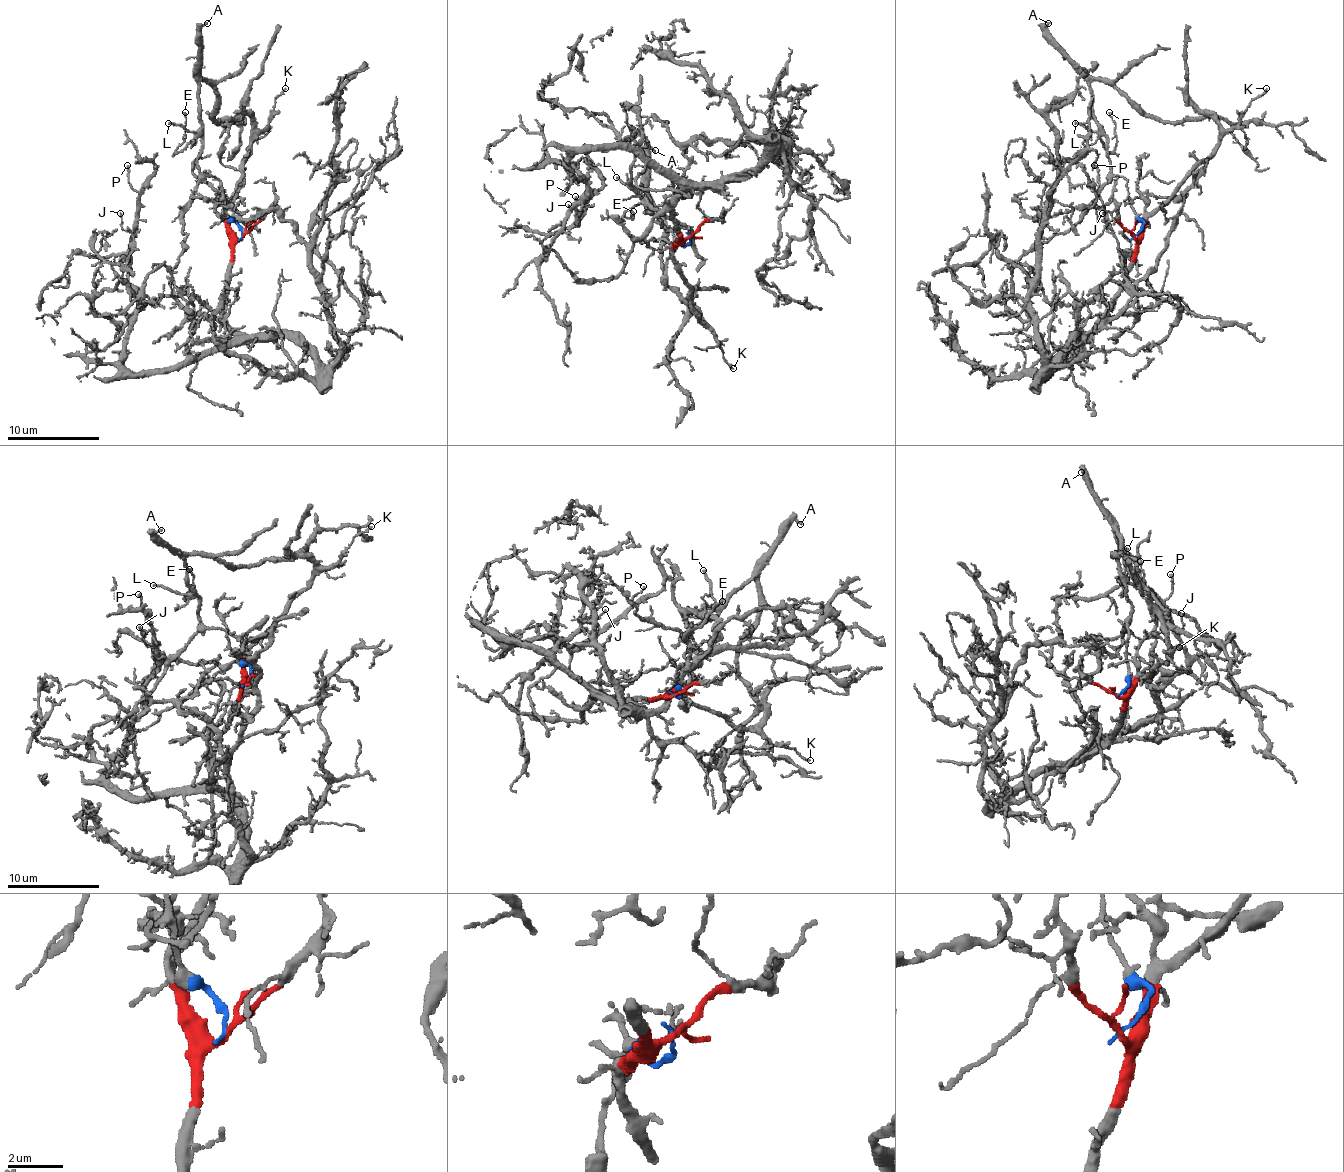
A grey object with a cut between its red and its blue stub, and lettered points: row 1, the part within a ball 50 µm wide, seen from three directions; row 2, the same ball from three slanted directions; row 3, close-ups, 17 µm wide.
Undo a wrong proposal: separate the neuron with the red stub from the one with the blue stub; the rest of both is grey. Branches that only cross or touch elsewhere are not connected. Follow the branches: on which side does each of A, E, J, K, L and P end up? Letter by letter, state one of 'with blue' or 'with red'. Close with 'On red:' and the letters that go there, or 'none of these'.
A: with blue
E: with blue
J: with red
K: with red
L: with blue
P: with red
On red: J, K, P

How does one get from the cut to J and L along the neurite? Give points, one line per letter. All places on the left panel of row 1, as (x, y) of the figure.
J: (242, 237), (228, 288), (233, 337), (184, 367), (129, 373), (119, 360), (138, 293), (119, 212)
L: (242, 237), (235, 221), (226, 212), (221, 182), (205, 175), (198, 166), (200, 138), (168, 122)

